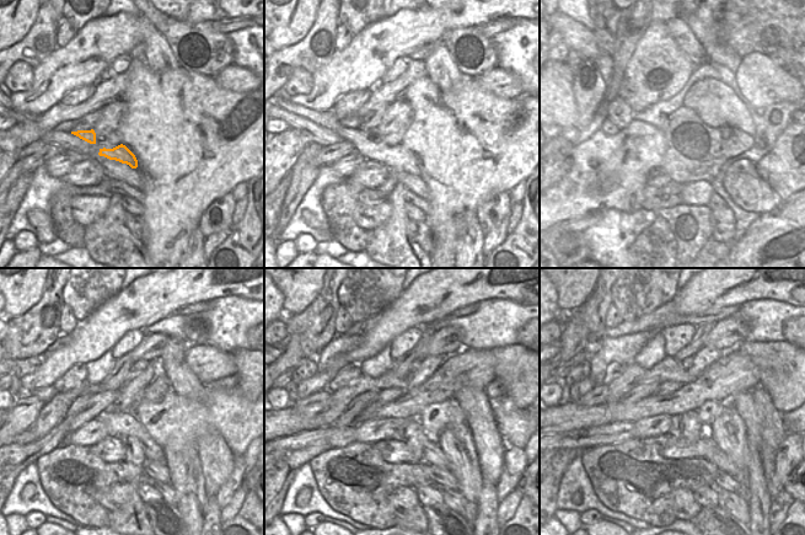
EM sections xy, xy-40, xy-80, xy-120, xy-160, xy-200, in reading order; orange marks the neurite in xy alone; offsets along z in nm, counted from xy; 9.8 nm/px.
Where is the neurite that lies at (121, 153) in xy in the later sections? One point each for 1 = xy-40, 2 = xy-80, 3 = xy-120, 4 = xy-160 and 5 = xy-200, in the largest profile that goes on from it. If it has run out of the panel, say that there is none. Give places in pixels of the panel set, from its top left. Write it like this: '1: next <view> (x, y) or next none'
1: next xy-40 (397, 158)
2: next xy-80 (674, 154)
3: next xy-120 (122, 424)
4: next xy-160 (433, 454)
5: next xy-200 (719, 459)

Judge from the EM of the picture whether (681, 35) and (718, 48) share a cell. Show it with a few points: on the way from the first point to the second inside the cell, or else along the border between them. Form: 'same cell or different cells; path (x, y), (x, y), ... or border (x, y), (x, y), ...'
different cells; border (722, 38), (687, 54)

